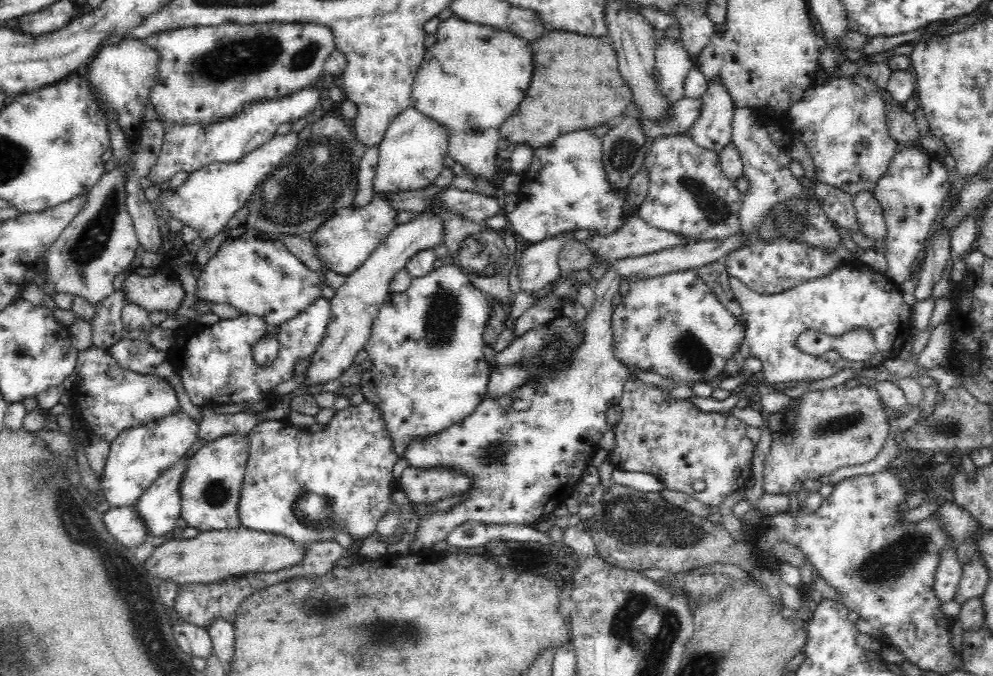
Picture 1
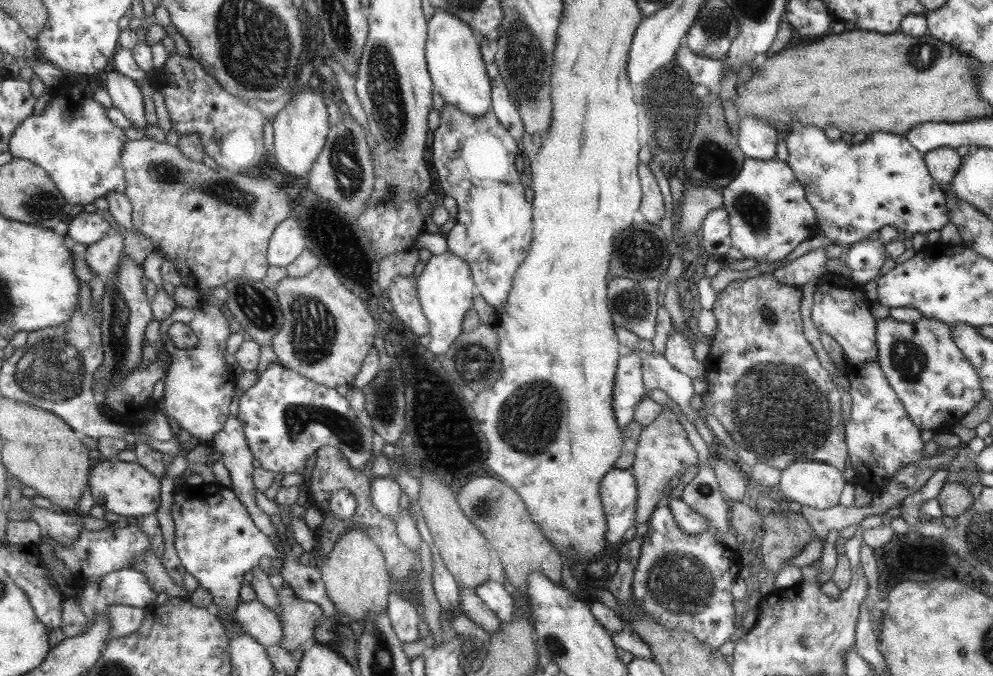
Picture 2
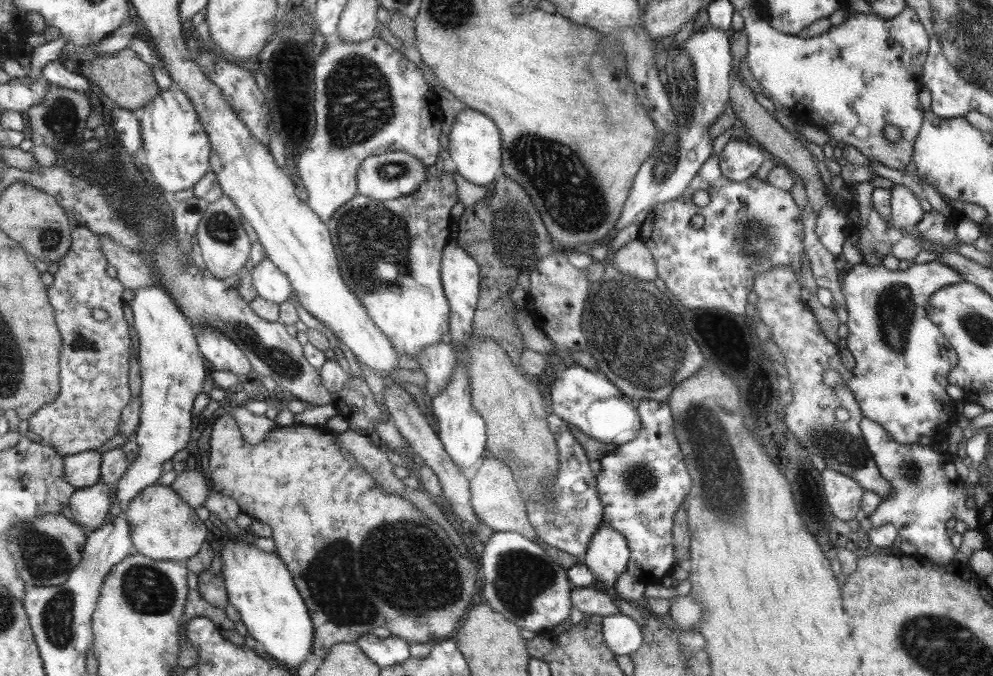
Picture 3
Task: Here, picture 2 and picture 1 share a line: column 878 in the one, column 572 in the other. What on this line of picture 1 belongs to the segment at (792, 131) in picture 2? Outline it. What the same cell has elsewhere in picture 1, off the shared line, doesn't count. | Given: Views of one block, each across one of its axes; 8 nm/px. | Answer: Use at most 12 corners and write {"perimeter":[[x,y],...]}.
{"perimeter":[[568,132],[534,149],[515,209],[526,242],[606,236],[624,213],[602,139]]}

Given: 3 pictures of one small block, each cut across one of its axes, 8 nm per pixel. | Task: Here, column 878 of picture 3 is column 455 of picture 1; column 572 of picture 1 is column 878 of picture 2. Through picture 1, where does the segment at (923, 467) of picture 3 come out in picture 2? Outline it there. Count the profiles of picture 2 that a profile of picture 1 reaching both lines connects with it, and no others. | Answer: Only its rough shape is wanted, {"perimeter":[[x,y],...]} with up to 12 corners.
{"perimeter":[[877,356],[845,370],[846,451],[873,496],[921,460]]}

